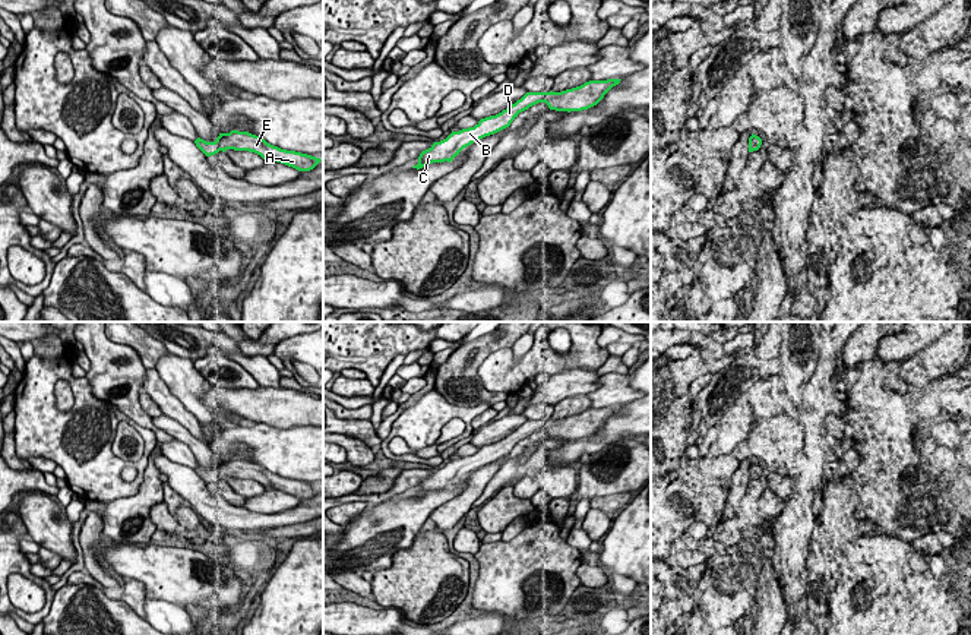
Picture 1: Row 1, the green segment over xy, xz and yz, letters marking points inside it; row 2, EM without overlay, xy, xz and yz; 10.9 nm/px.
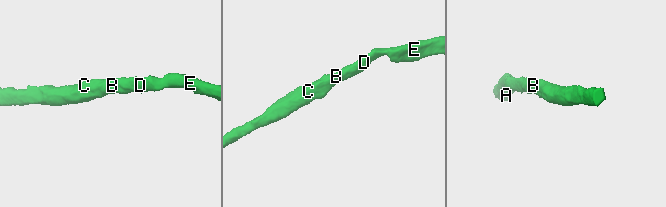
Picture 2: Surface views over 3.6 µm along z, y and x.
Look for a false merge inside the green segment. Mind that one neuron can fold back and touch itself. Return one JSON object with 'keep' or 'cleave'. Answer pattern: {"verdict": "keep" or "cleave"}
{"verdict": "keep"}

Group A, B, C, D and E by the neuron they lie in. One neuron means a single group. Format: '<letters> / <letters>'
A B C D E

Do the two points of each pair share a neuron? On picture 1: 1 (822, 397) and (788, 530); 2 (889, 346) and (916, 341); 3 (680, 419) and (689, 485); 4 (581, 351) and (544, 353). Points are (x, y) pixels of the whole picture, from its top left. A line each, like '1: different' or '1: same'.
1: same
2: same
3: same
4: same

